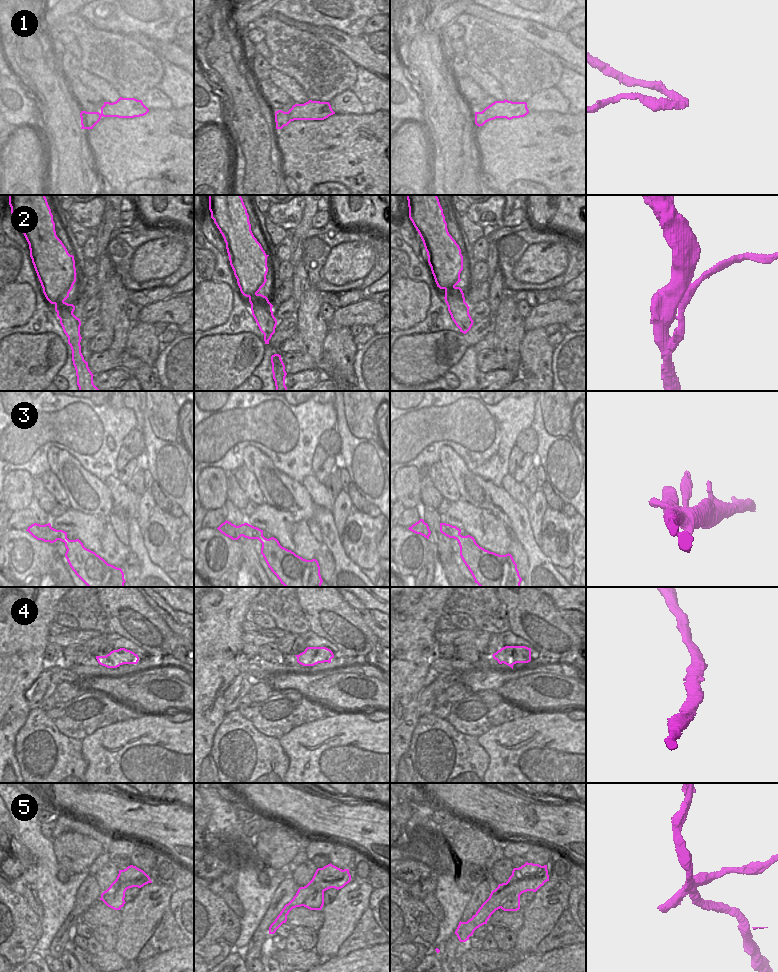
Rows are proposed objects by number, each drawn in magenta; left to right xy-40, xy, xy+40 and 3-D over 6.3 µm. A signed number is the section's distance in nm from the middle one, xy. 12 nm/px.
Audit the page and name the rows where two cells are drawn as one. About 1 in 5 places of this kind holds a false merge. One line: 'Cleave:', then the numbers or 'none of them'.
Cleave: 1, 5

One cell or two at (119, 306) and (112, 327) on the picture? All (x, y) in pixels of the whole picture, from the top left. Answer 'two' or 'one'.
one

